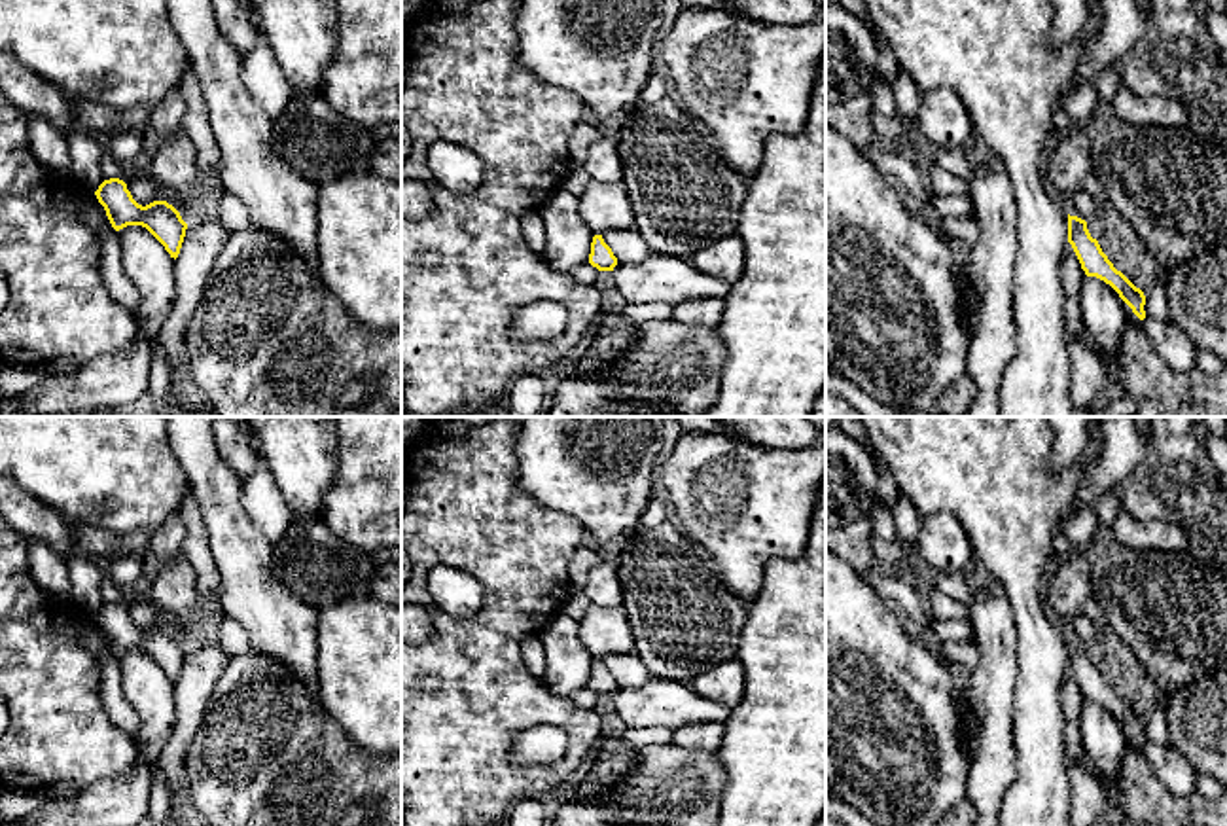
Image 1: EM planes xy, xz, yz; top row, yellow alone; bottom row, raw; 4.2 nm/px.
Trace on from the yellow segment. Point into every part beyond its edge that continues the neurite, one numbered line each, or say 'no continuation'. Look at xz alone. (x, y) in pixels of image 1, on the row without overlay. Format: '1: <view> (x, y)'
no continuation

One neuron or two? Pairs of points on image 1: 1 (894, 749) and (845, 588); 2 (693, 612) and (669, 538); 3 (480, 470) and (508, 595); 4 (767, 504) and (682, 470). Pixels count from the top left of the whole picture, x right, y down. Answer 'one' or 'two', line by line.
1: one
2: one
3: one
4: one

